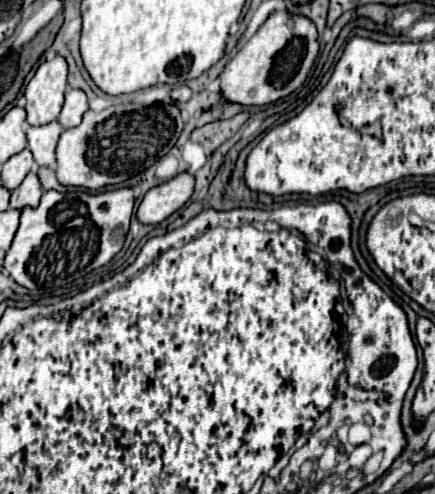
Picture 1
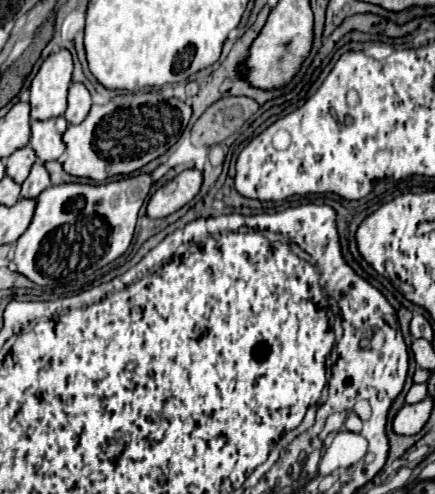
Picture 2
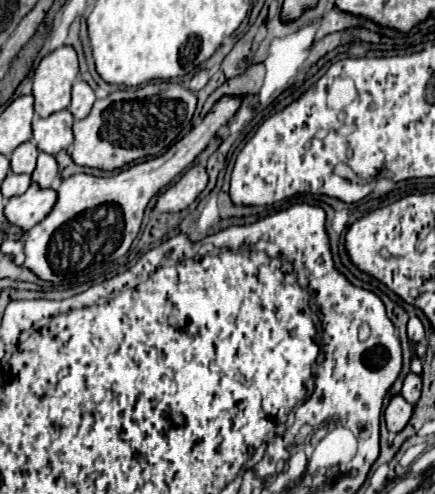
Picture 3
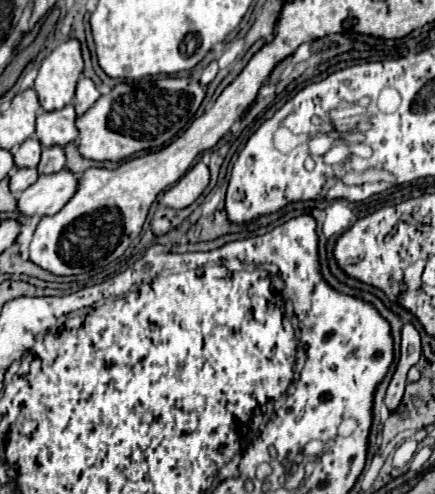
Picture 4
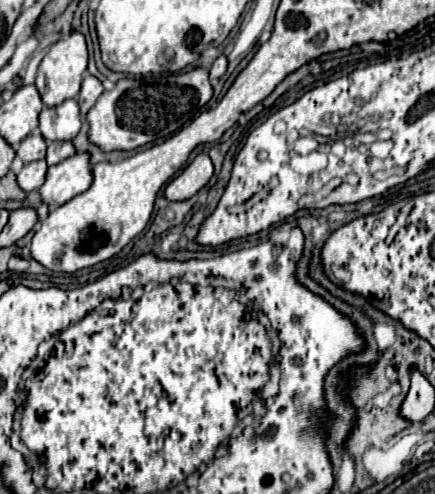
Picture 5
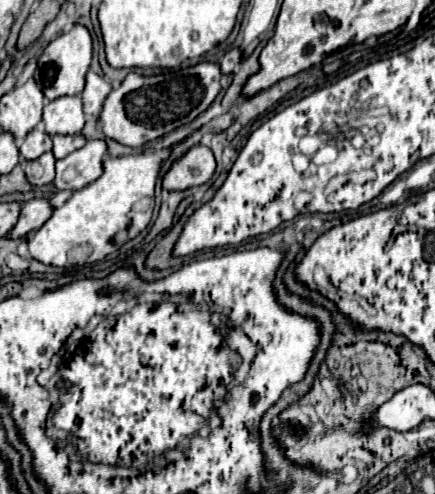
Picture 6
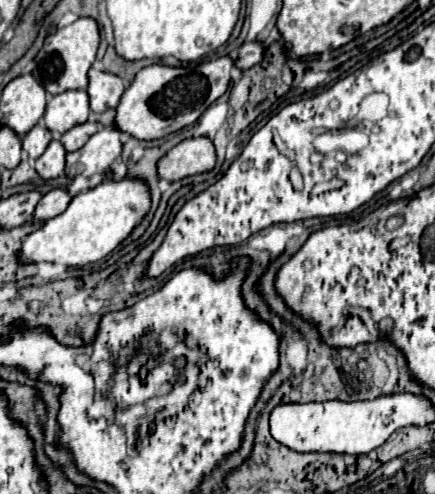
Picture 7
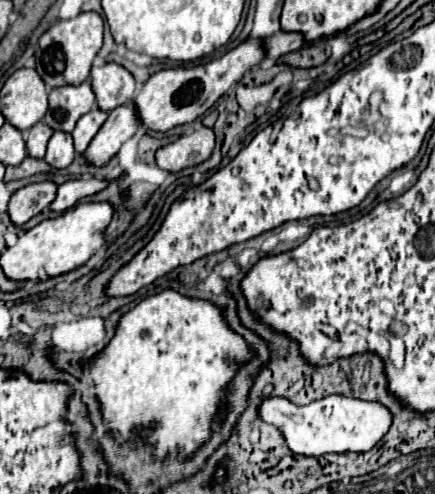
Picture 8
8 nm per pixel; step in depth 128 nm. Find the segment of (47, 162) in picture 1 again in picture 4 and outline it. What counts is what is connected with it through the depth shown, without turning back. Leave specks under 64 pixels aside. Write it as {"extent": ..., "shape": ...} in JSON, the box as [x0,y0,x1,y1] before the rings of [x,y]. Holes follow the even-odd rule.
{"extent":[36,104,78,146],"shape":[[[72,104],[52,110],[52,112],[42,112],[36,118],[36,138],[40,140],[42,146],[66,146],[68,142],[74,142],[78,138],[76,132],[76,110]]]}

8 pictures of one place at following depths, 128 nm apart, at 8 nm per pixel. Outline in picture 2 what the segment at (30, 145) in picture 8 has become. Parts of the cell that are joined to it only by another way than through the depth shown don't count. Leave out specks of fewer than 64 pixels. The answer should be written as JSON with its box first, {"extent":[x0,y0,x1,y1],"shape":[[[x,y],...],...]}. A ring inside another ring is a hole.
{"extent":[6,146,36,184],"shape":[[[32,146],[18,148],[6,160],[6,174],[10,178],[14,178],[18,184],[22,184],[28,178],[28,172],[30,172],[34,162],[36,162],[36,152],[32,150]]]}

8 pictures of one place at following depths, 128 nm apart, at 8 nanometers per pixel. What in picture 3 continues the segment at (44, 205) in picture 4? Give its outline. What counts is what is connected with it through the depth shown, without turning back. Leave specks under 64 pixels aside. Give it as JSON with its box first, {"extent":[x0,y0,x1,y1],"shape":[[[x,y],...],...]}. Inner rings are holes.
{"extent":[6,184,56,230],"shape":[[[32,184],[24,194],[14,196],[6,204],[6,218],[22,230],[30,230],[36,226],[48,212],[52,212],[56,204],[56,190],[54,188],[40,188]]]}

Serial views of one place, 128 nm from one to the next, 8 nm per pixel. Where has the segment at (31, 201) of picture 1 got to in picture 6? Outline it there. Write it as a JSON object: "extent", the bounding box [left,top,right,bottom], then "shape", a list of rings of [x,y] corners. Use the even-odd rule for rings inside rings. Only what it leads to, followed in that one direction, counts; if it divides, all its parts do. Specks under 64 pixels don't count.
{"extent":[52,134,86,158],"shape":[[[76,134],[76,136],[54,136],[52,140],[54,140],[52,152],[54,152],[56,158],[64,158],[70,152],[74,152],[74,150],[78,150],[78,148],[82,148],[86,144],[86,138],[82,134]]]}

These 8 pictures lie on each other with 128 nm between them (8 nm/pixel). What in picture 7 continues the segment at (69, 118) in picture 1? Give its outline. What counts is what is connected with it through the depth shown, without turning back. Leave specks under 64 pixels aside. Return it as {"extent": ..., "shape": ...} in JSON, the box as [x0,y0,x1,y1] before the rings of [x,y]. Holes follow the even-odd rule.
{"extent":[88,70,126,114],"shape":[[[90,70],[88,72],[90,84],[88,84],[88,94],[90,94],[90,108],[98,114],[106,112],[108,108],[116,108],[120,102],[120,96],[124,94],[126,86],[120,76],[106,72],[106,70]]]}

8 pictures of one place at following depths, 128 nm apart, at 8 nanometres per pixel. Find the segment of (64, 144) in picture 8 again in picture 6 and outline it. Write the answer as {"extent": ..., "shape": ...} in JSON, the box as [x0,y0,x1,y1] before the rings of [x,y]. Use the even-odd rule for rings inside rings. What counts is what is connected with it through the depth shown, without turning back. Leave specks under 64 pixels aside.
{"extent":[26,152,56,186],"shape":[[[46,152],[44,156],[26,162],[28,182],[34,184],[34,186],[50,184],[54,180],[54,164],[56,164],[56,158],[52,156],[52,152]]]}

